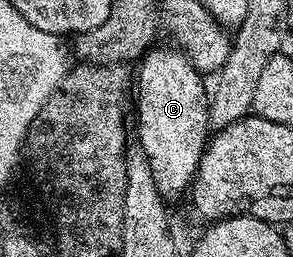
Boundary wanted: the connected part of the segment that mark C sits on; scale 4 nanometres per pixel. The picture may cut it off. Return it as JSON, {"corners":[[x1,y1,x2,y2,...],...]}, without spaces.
{"corners":[[154,46,145,52,139,60,141,68,135,71,135,95,137,91,137,135,139,146,147,157,147,165,151,165,151,177,155,177,155,189,159,189,162,199,172,201,186,194,193,186,193,178,205,151,205,145,211,135,209,125,209,96,207,83,203,80,202,72,195,69,195,65,185,52,176,46]]}

